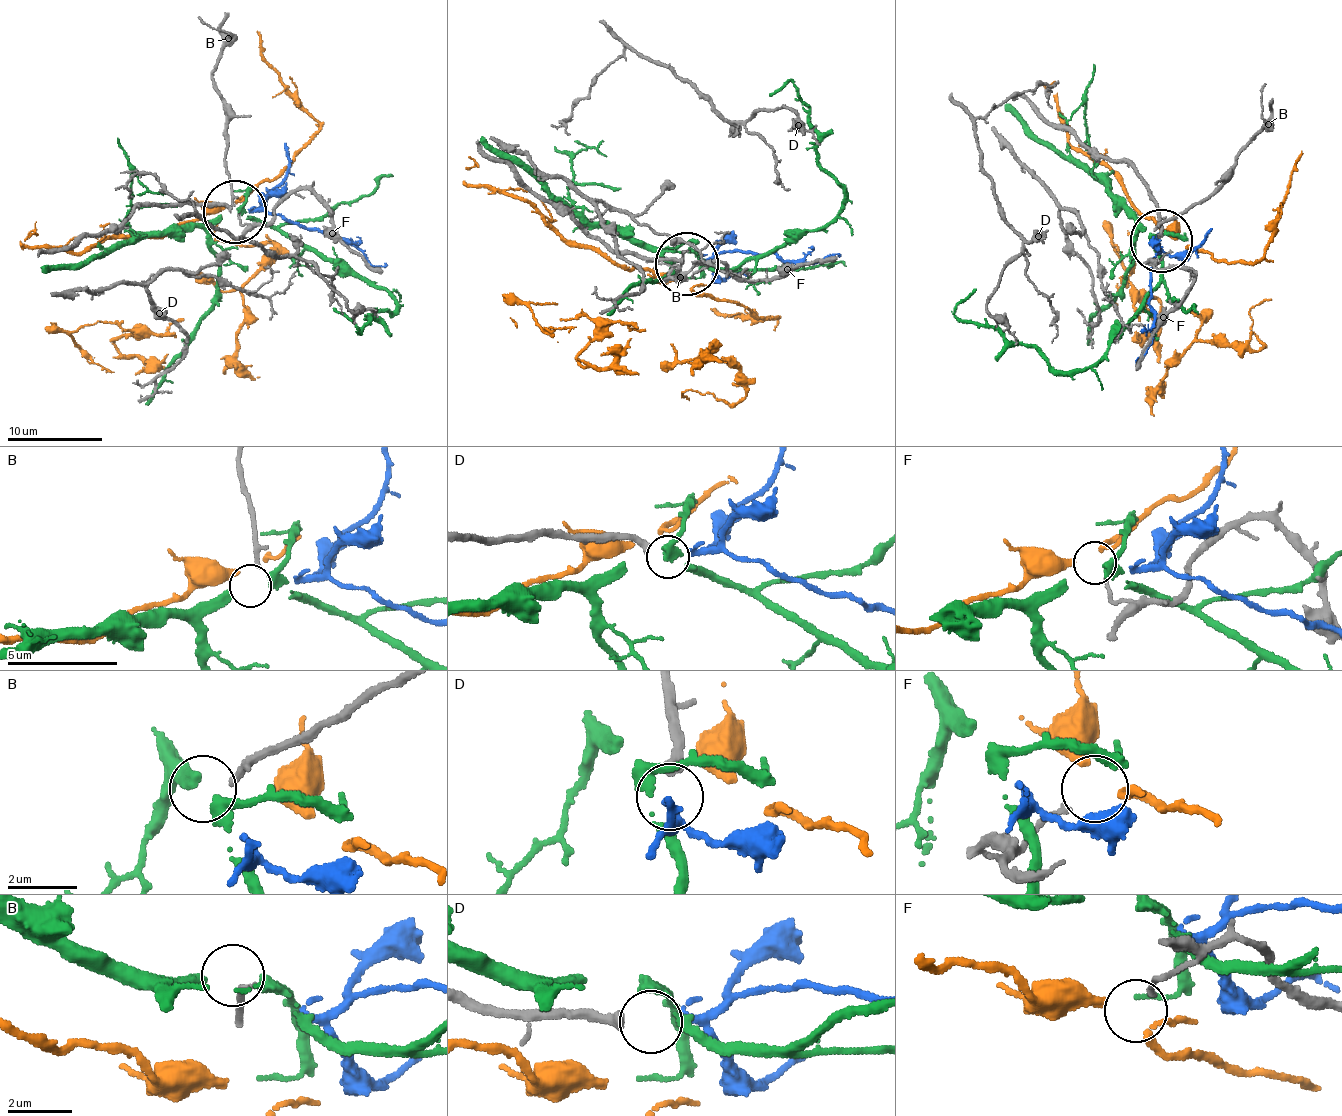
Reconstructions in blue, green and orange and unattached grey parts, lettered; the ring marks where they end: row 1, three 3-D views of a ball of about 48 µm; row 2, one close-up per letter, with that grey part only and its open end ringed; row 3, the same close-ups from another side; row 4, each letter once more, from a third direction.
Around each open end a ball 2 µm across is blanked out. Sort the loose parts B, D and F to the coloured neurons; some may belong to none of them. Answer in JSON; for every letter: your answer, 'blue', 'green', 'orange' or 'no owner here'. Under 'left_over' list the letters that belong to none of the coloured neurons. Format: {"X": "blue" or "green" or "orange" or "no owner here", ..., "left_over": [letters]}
{"B": "no owner here", "D": "blue", "F": "orange", "left_over": ["B"]}

